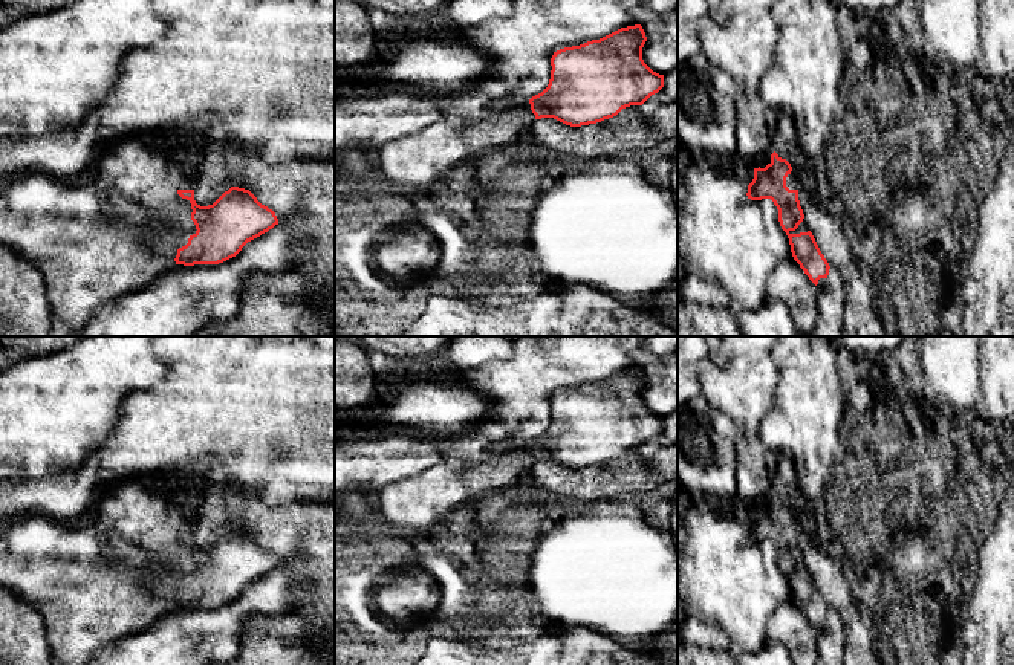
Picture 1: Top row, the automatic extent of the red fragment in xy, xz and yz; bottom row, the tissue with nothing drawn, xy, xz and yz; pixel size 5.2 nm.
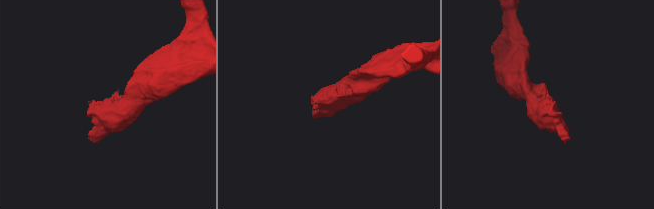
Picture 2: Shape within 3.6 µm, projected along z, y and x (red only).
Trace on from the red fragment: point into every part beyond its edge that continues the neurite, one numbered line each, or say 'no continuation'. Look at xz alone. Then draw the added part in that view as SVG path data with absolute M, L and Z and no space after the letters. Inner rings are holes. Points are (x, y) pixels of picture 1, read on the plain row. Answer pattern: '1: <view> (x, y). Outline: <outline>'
1: xz (410, 505). Outline: M529 443L476 460L447 457L424 472L373 492L376 517L413 538L447 511L518 488L535 465Z

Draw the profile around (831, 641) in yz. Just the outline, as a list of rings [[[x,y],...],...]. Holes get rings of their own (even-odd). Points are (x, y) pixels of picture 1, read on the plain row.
[[[830,610],[826,628],[818,631],[817,636],[817,647],[820,651],[817,665],[843,665],[846,651],[844,641],[843,621],[835,610]]]

